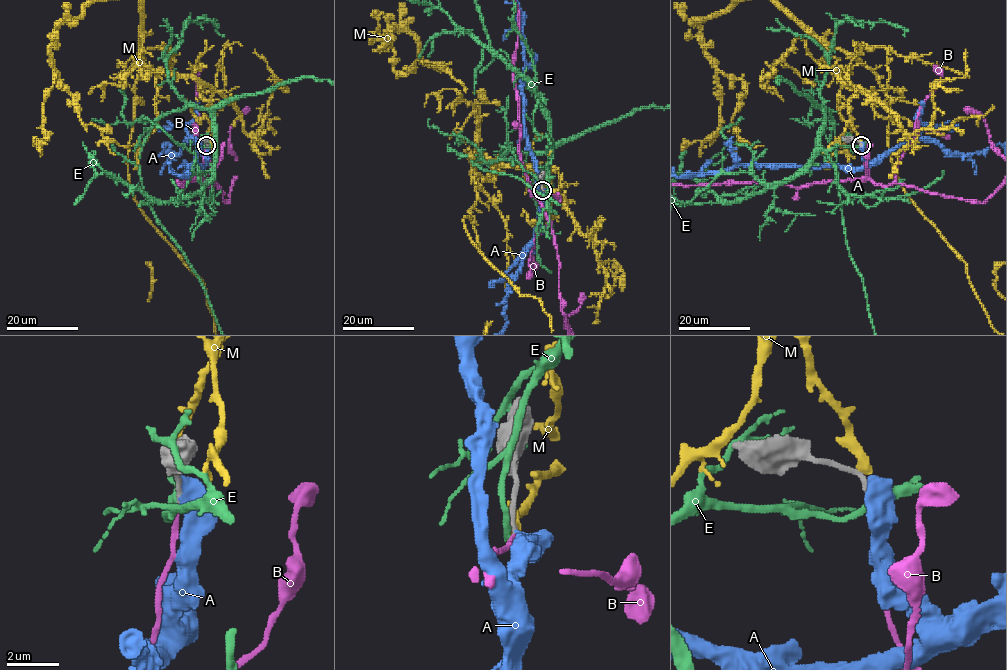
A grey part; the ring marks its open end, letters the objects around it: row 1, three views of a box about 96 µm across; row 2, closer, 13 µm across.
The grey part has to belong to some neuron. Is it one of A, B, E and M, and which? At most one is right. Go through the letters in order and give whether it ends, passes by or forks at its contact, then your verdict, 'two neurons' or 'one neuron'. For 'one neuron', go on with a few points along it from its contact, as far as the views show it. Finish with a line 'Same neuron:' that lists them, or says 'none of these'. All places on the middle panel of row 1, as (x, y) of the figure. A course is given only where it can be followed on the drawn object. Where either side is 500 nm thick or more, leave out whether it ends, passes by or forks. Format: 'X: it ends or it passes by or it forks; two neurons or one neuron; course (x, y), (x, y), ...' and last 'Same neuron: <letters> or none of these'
A: two neurons
B: it ends; one neuron
E: it passes by; two neurons
M: it ends; two neurons
Same neuron: B

